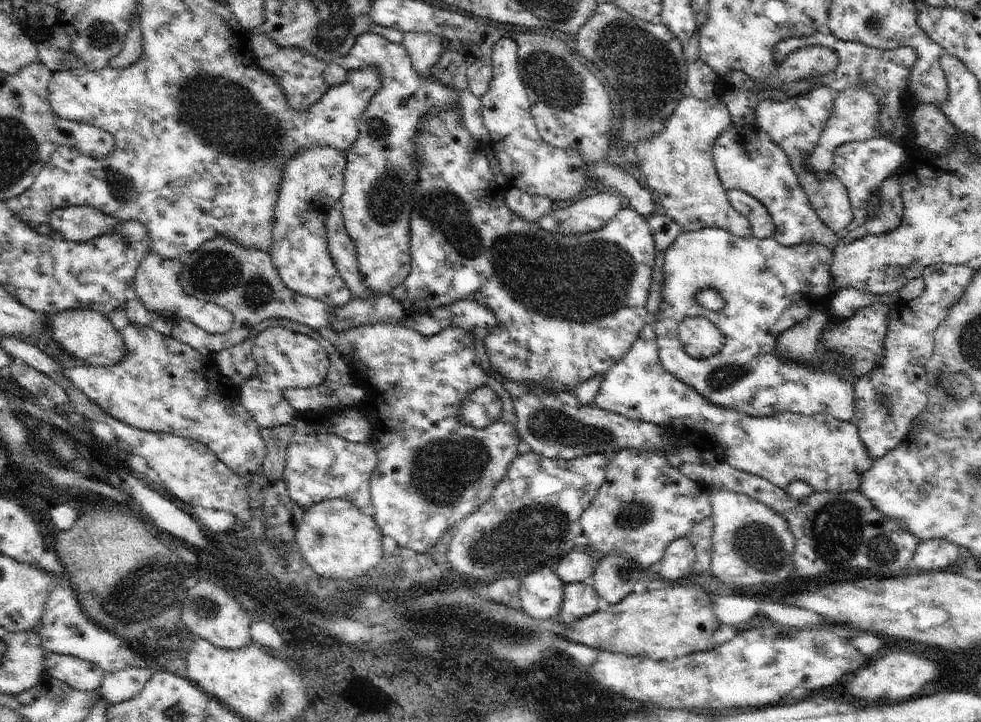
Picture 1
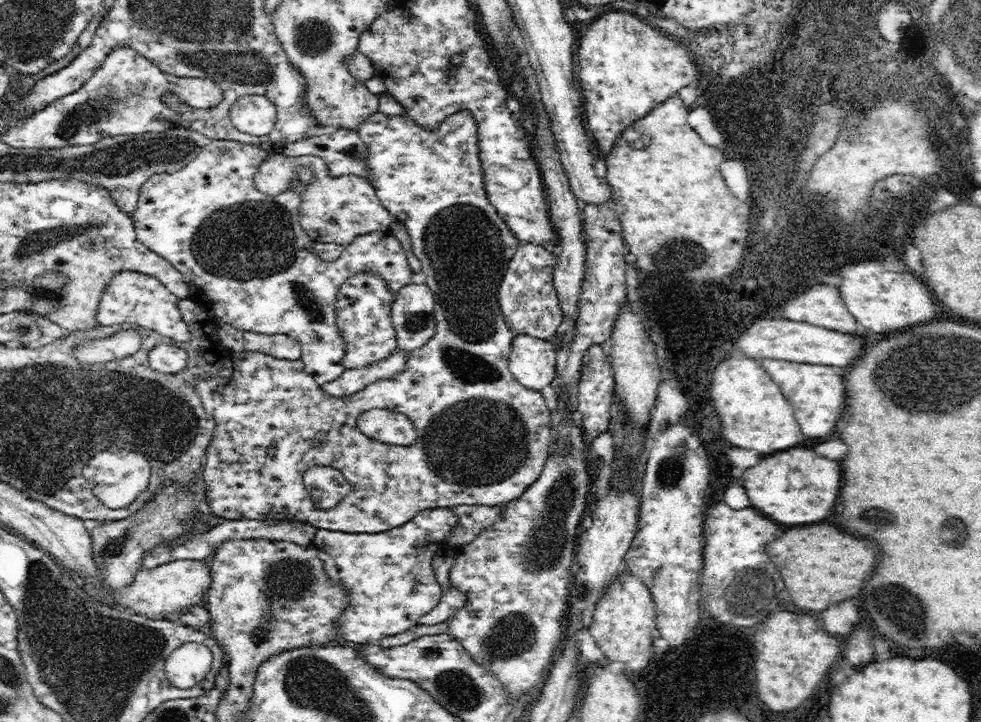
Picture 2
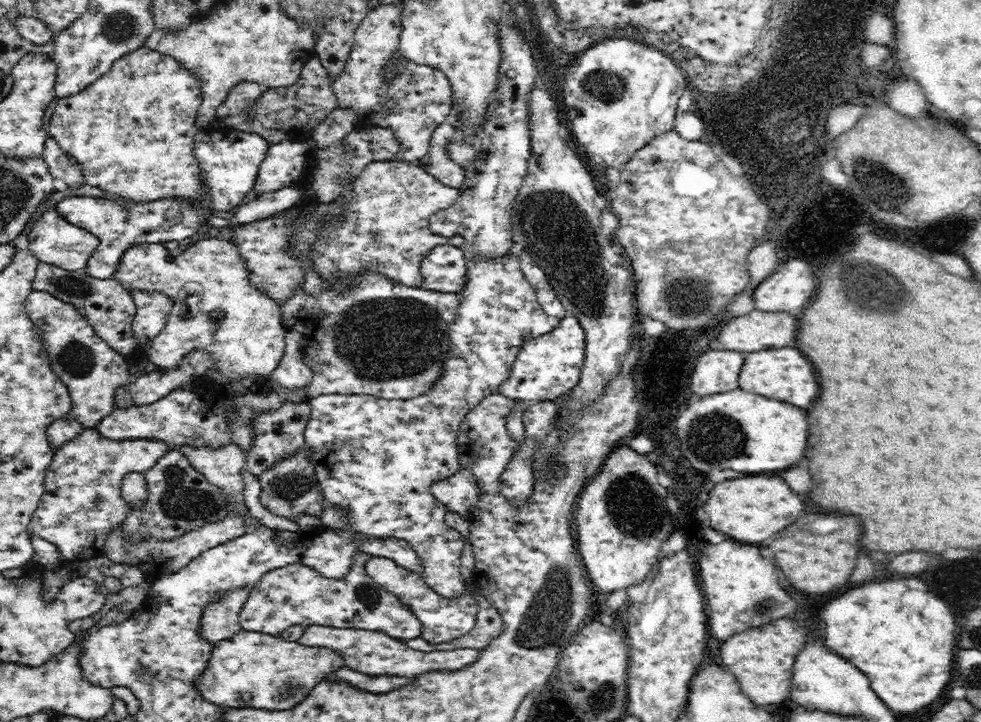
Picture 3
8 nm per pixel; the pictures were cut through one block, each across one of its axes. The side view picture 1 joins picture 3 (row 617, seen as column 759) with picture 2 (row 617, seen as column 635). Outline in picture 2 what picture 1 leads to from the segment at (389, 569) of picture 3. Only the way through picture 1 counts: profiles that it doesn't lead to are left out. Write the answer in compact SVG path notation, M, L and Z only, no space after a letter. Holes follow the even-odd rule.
M434 508L426 512L418 512L414 520L378 534L348 534L348 532L334 532L334 530L314 530L312 536L312 548L320 554L320 560L324 562L328 582L338 586L340 590L348 592L348 608L342 610L342 616L338 620L336 632L350 644L364 646L364 644L378 644L382 638L396 636L402 632L408 632L410 628L420 624L422 616L428 616L442 598L442 588L436 582L434 572L434 556L436 552L446 546L446 538L450 536L452 528L456 526L458 516L450 508Z

